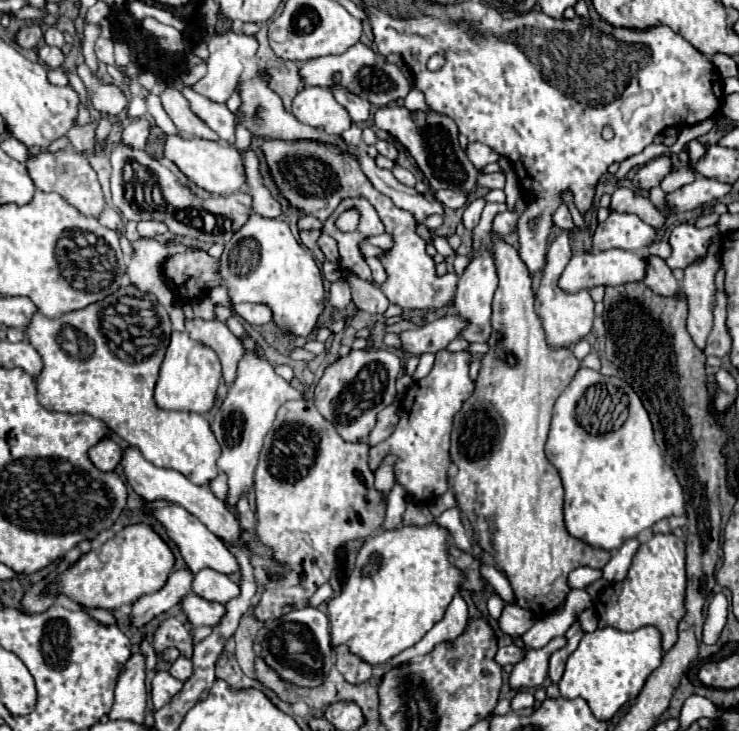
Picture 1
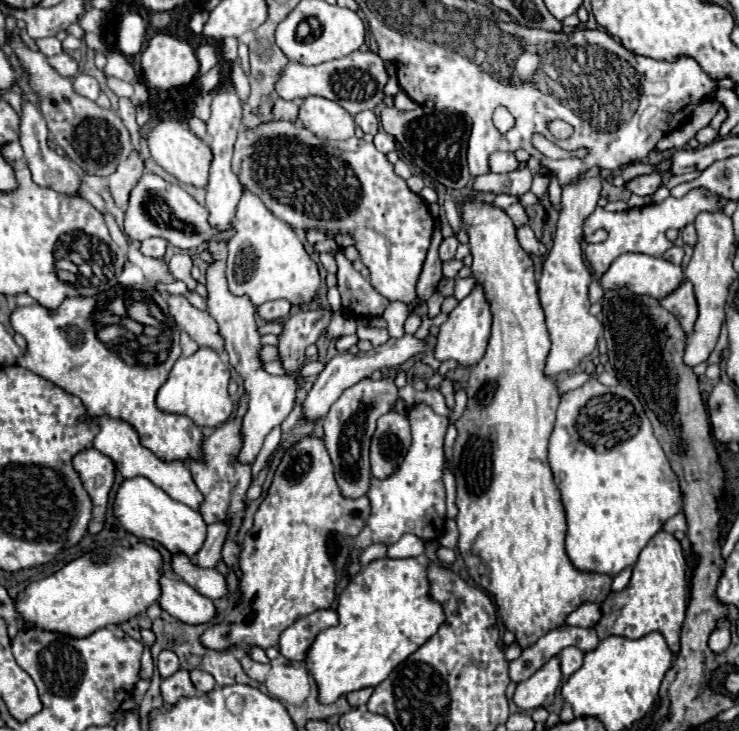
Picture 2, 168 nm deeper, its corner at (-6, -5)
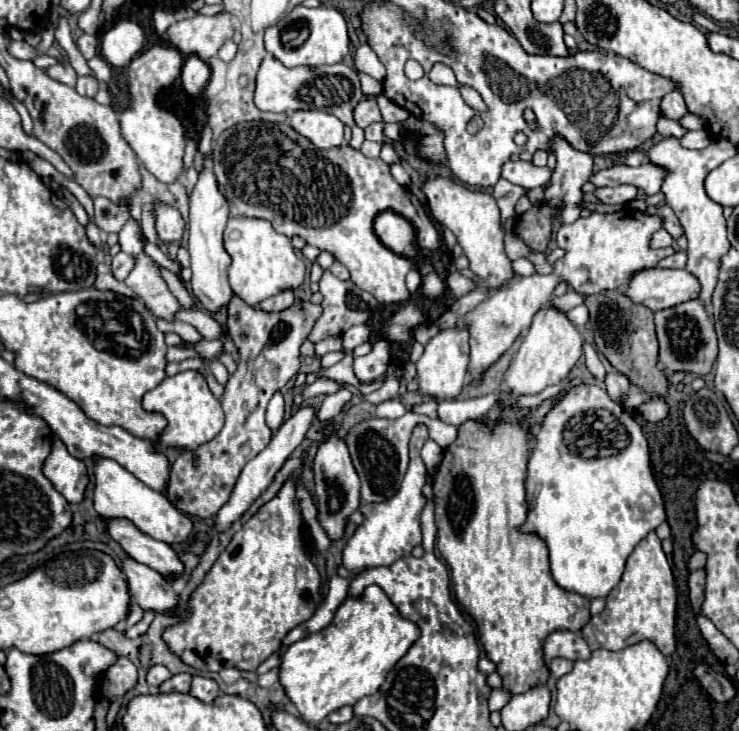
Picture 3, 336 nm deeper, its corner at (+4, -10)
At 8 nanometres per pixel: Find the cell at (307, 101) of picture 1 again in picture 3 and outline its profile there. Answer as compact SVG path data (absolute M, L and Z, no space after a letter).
M298 110L290 116L290 126L322 150L340 146L344 140L344 124L326 112Z

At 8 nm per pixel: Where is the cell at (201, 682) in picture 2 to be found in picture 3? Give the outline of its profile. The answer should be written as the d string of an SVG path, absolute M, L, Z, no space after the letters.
M194 676L192 678L192 696L196 696L202 702L212 702L214 698L218 698L220 688L212 678L204 678L204 676Z

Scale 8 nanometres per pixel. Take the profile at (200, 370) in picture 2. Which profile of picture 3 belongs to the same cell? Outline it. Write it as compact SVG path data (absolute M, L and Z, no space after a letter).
M196 370L180 372L172 378L164 378L154 390L144 394L144 410L160 412L168 420L168 426L160 434L160 442L172 448L196 450L198 446L210 442L224 426L224 412L220 400L214 398L206 380Z

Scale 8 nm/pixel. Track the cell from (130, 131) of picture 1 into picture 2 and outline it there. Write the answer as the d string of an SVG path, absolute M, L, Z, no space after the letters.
M134 149L134 151L128 155L128 159L124 159L124 161L118 165L116 173L112 173L112 175L108 177L108 185L110 185L112 197L114 197L114 201L116 201L118 207L126 209L128 195L130 195L132 187L136 185L136 181L140 179L142 171L144 171L144 161L142 161L140 153Z

